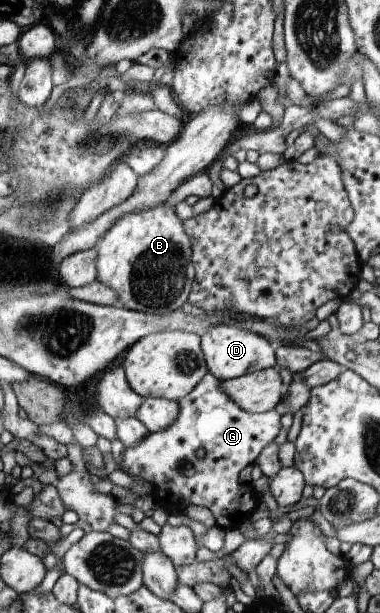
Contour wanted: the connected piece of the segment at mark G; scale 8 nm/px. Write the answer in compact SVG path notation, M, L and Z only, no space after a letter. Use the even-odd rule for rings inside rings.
M210 371L201 379L196 389L178 401L179 415L175 423L165 431L151 432L141 445L127 448L123 451L123 470L129 475L135 475L170 495L171 502L184 499L189 505L207 507L215 517L216 524L225 530L243 529L243 525L251 522L251 515L261 502L261 497L253 490L252 484L239 485L239 474L247 465L251 465L263 447L279 433L279 415L275 410L263 414L246 412L223 388L223 381L217 379ZM197 451L205 452L205 457L199 459Z

